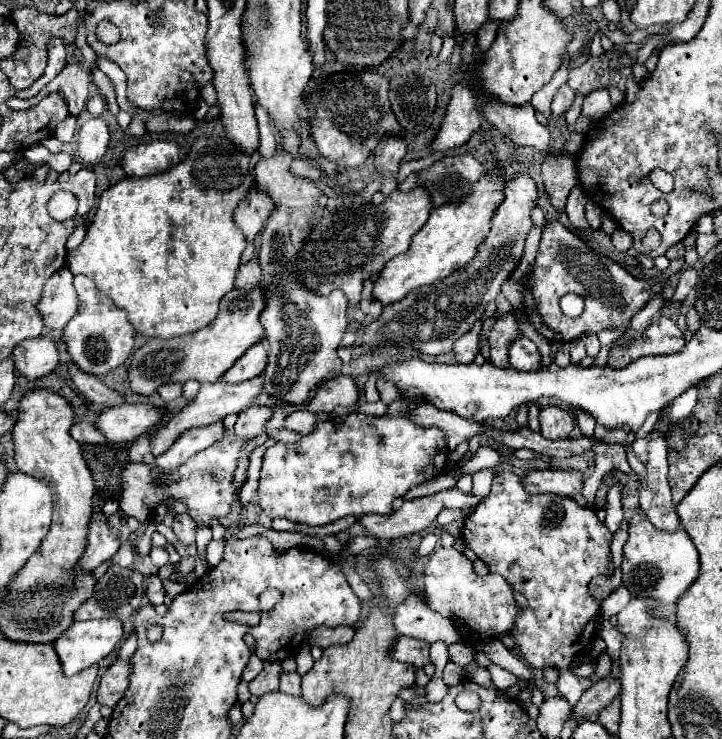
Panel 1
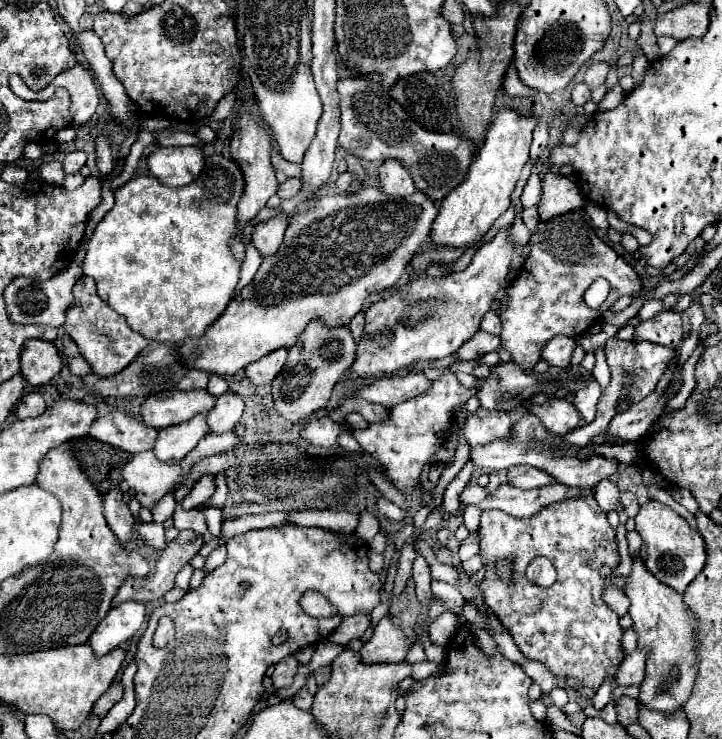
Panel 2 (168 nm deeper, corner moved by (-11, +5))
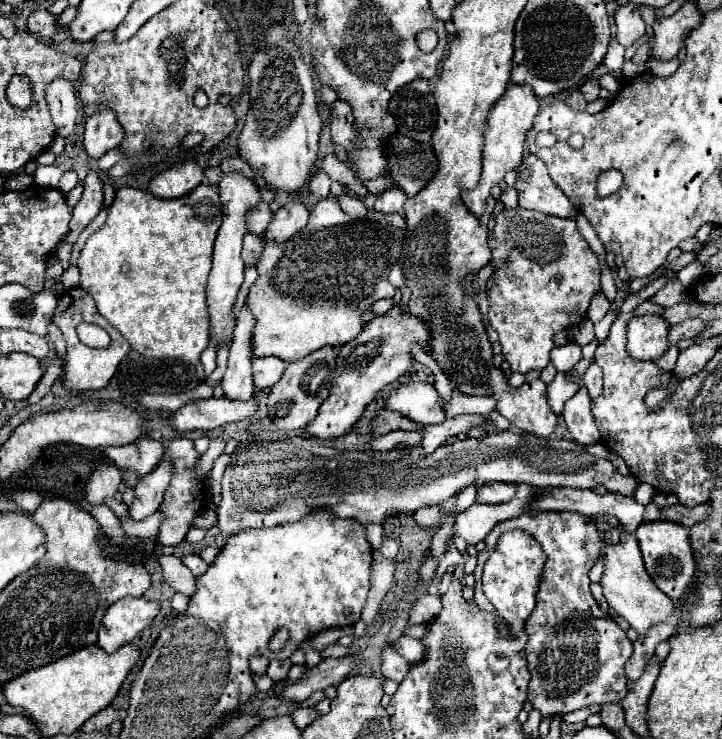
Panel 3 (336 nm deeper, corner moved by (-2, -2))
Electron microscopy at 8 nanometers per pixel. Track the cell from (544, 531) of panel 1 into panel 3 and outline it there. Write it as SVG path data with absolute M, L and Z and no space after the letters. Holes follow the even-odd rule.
M551 511L539 513L539 517L521 515L495 525L485 537L485 551L479 553L475 567L475 605L483 611L495 611L481 589L483 565L489 559L489 553L493 553L501 533L511 529L533 533L533 539L547 555L547 571L541 573L541 583L535 597L537 605L525 621L525 633L529 637L525 653L531 671L529 701L541 711L543 717L563 717L571 711L607 701L619 703L629 691L623 665L631 657L633 645L625 631L597 607L597 601L589 591L589 569L599 559L603 545L603 535L597 531L595 519L571 511ZM557 631L565 631L571 637L581 637L583 631L595 631L599 639L551 639Z

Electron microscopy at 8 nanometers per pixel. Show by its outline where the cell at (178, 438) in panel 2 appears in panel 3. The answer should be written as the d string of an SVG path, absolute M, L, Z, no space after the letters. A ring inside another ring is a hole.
M163 455L157 467L151 473L143 475L139 485L135 487L135 499L129 509L131 519L143 521L145 517L149 517L159 509L171 477L173 477L173 463L167 455Z

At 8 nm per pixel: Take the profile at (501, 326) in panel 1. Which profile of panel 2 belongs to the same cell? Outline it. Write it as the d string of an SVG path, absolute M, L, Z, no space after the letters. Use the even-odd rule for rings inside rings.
M566 212L566 214L550 218L546 222L540 220L534 234L530 236L530 254L524 260L520 274L512 280L512 284L506 290L506 308L500 310L502 348L512 354L512 360L522 370L532 370L538 364L540 350L546 346L548 340L552 340L554 336L576 338L578 334L568 334L568 332L588 330L588 326L592 322L596 322L602 316L602 312L608 310L620 296L634 298L636 294L640 294L640 290L642 290L642 282L640 282L638 274L626 264L626 260L622 256L618 256L606 242L602 242L596 236L596 232L586 224L586 220L582 218L580 212ZM600 276L612 284L612 290L610 290L610 296L606 298L606 302L600 308L592 310L584 304L582 296L588 290L588 286Z

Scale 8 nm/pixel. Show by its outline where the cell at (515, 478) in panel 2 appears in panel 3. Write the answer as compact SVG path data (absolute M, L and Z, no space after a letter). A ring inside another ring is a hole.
M483 483L481 489L479 489L479 497L477 501L479 503L507 503L513 499L517 491L517 485L513 483Z

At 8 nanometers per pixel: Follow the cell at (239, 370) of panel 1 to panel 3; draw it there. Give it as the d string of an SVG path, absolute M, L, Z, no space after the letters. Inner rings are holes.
M259 357L253 359L253 383L257 389L269 389L273 387L281 375L287 363L283 363L279 357Z

